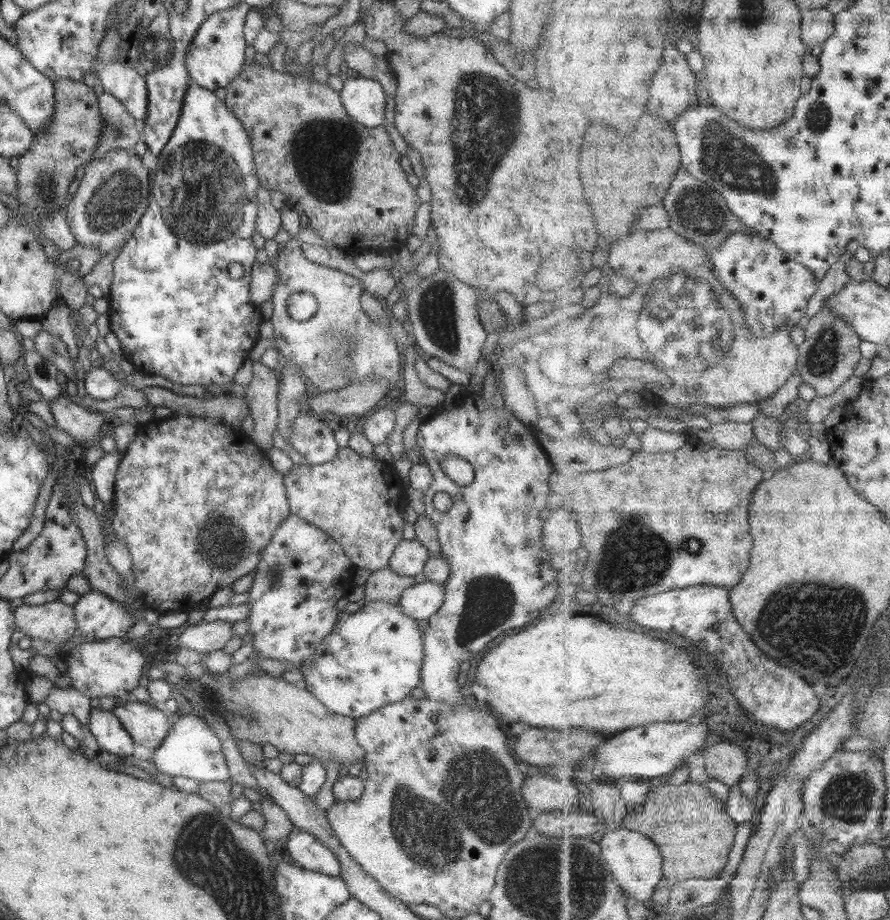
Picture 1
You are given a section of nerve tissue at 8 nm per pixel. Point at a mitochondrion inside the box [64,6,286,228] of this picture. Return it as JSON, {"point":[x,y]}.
{"point":[154,47]}

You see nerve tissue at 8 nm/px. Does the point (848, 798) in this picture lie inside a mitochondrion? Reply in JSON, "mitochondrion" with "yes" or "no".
{"mitochondrion":"yes"}

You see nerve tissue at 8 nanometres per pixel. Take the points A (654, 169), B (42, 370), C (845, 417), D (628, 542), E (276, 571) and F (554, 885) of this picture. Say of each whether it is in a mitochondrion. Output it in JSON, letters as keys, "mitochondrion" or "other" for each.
{"A":"other","B":"other","C":"other","D":"mitochondrion","E":"mitochondrion","F":"mitochondrion"}

